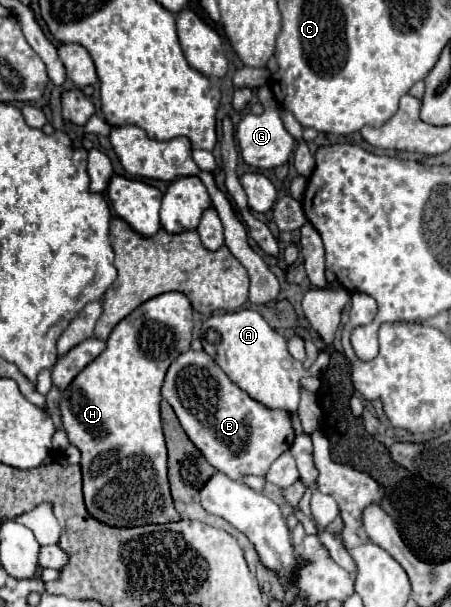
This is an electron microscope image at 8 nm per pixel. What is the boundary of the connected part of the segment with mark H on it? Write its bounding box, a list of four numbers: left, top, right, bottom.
[61,292,193,526]

